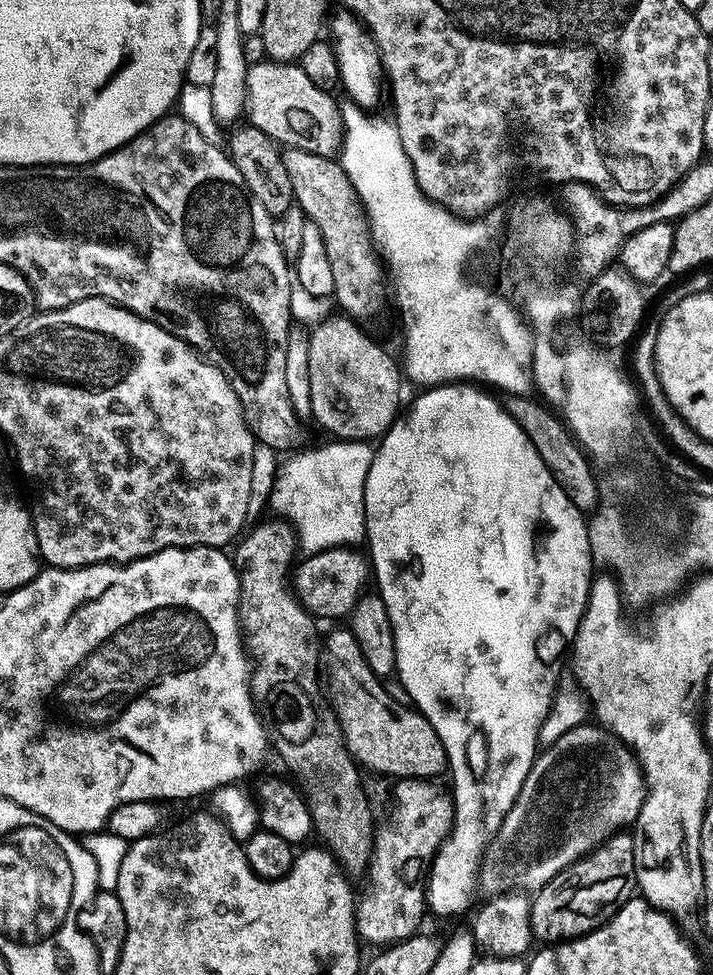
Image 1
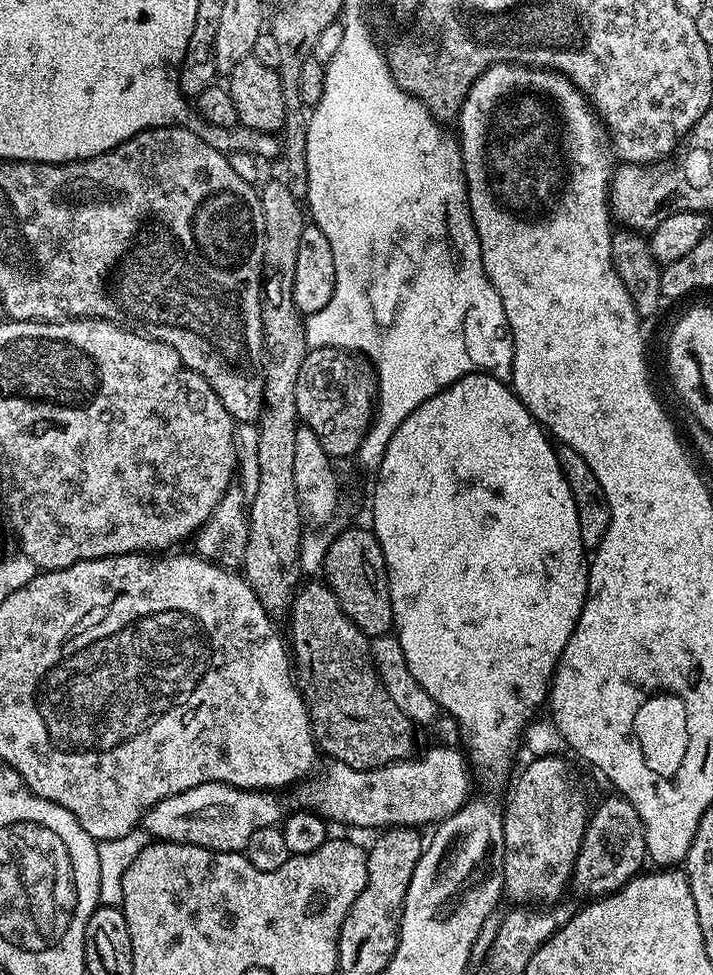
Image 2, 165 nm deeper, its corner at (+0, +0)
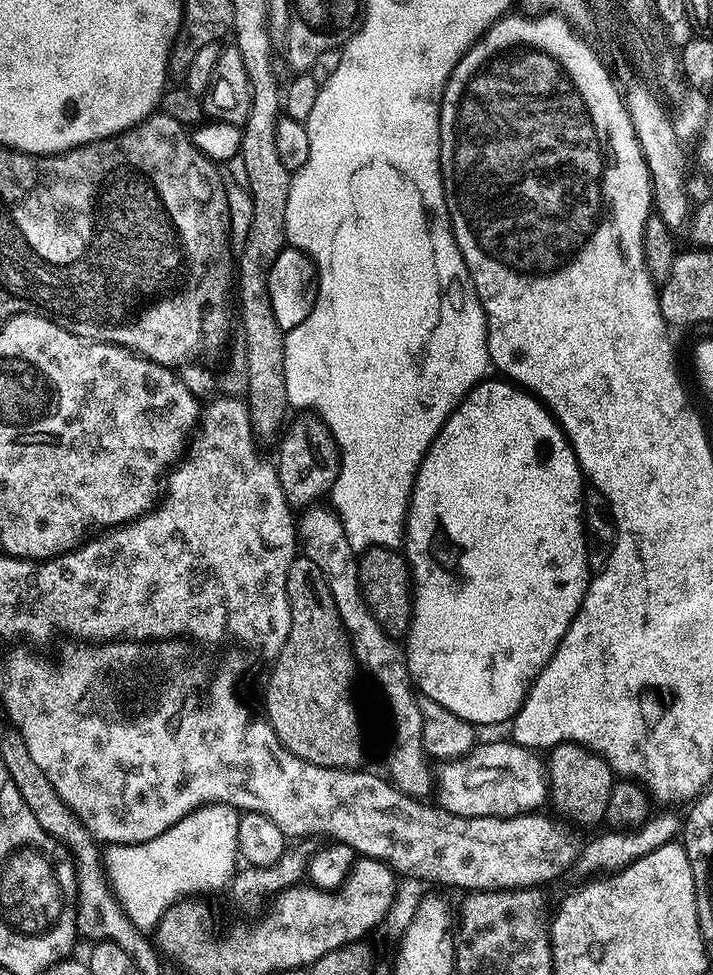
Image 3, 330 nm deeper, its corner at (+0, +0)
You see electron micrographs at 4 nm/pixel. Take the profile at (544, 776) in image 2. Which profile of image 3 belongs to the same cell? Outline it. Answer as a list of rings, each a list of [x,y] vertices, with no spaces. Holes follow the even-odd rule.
[[[555,744],[546,756],[546,775],[550,804],[556,807],[557,817],[565,816],[560,818],[573,820],[576,824],[605,823],[604,815],[610,802],[614,773],[602,756],[580,744]]]

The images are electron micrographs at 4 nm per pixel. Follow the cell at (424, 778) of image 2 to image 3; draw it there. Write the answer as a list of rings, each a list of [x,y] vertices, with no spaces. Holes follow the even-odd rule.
[[[511,739],[496,740],[493,744],[477,743],[472,751],[465,756],[457,756],[455,759],[443,761],[440,768],[440,800],[439,807],[453,812],[456,816],[518,816],[532,814],[549,799],[548,778],[546,764],[540,760],[531,748],[523,748],[521,744]]]

